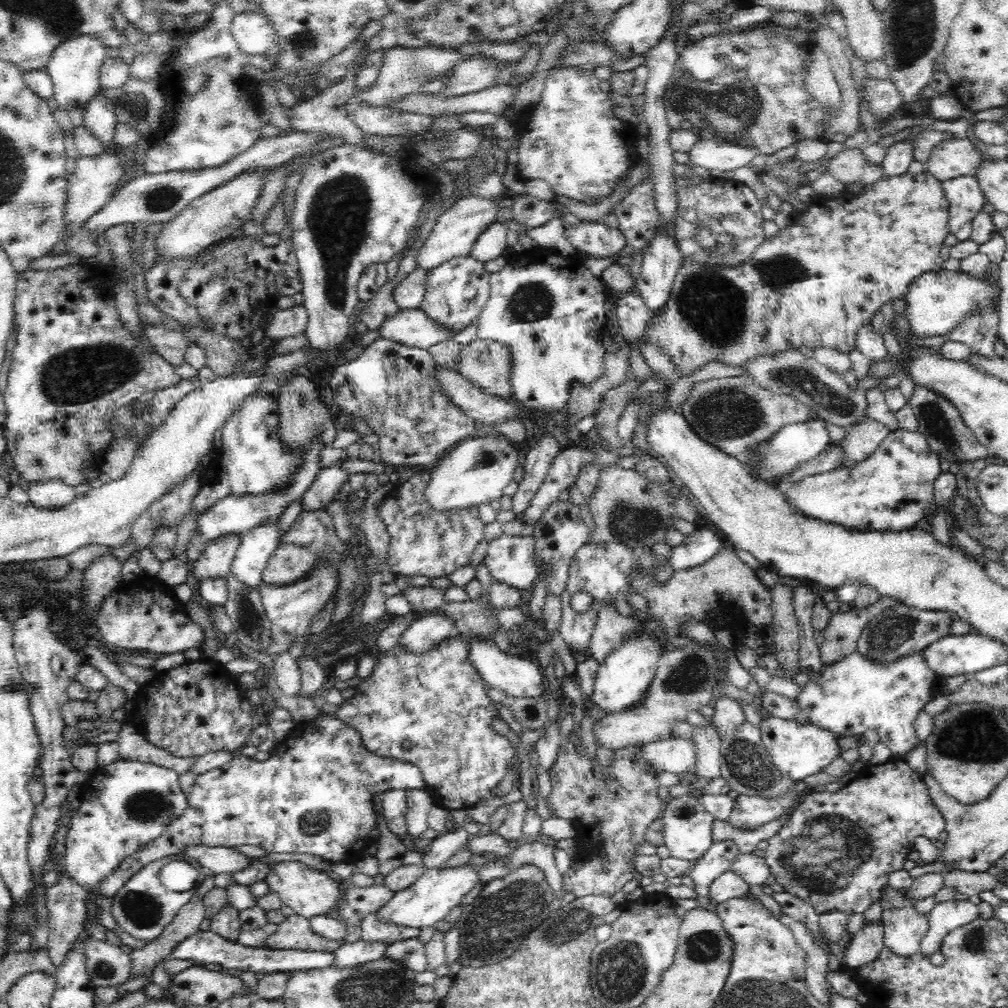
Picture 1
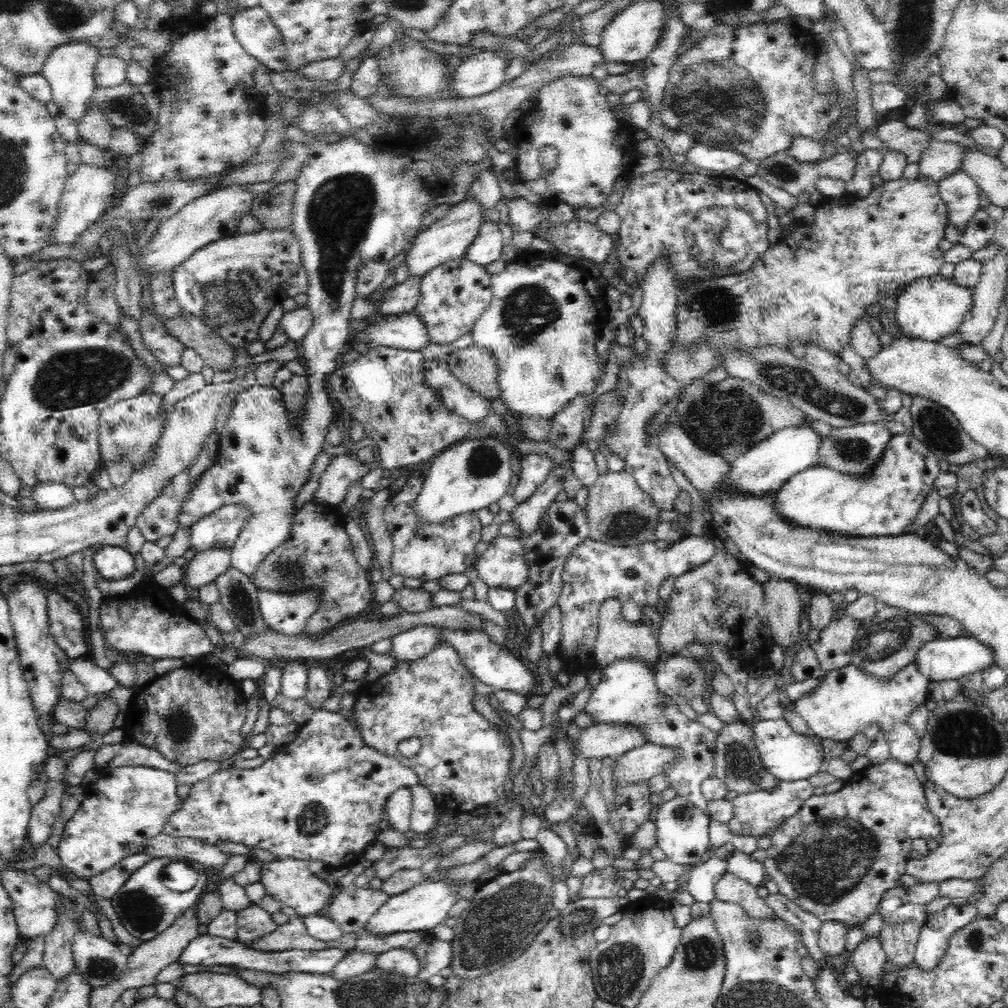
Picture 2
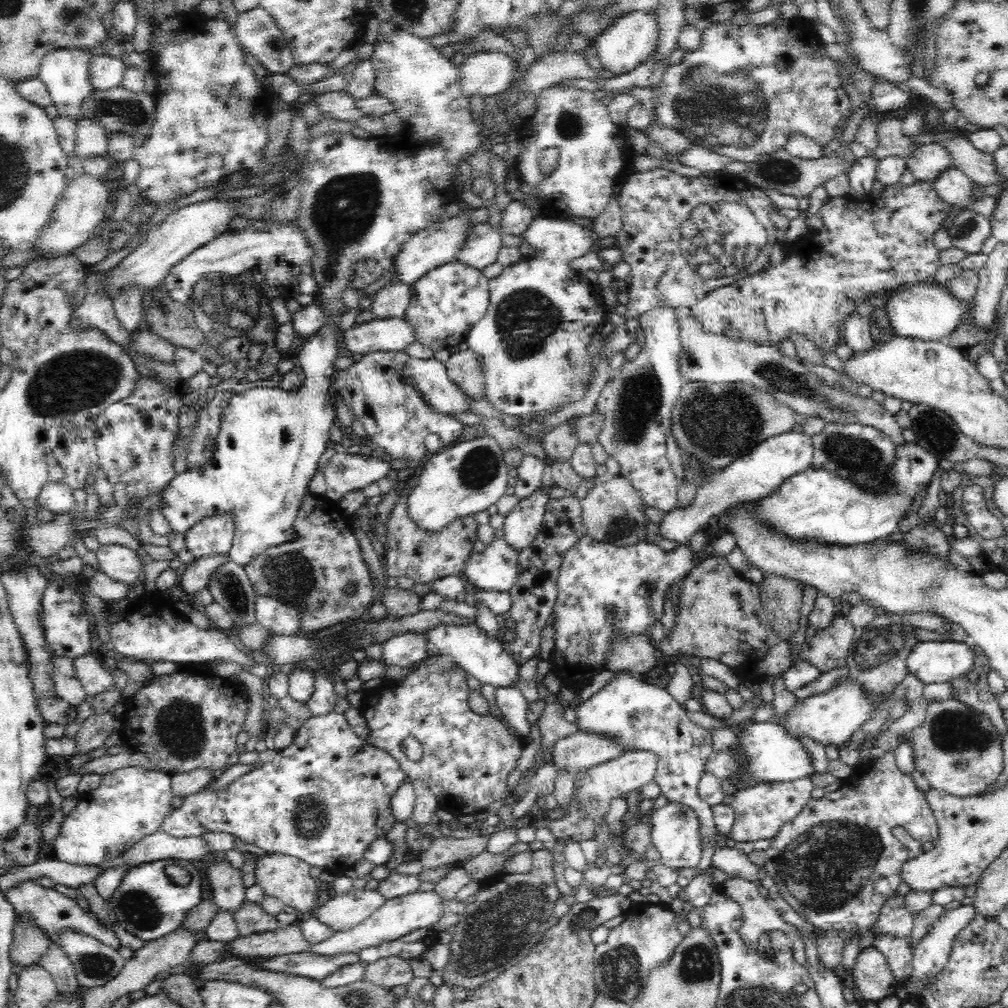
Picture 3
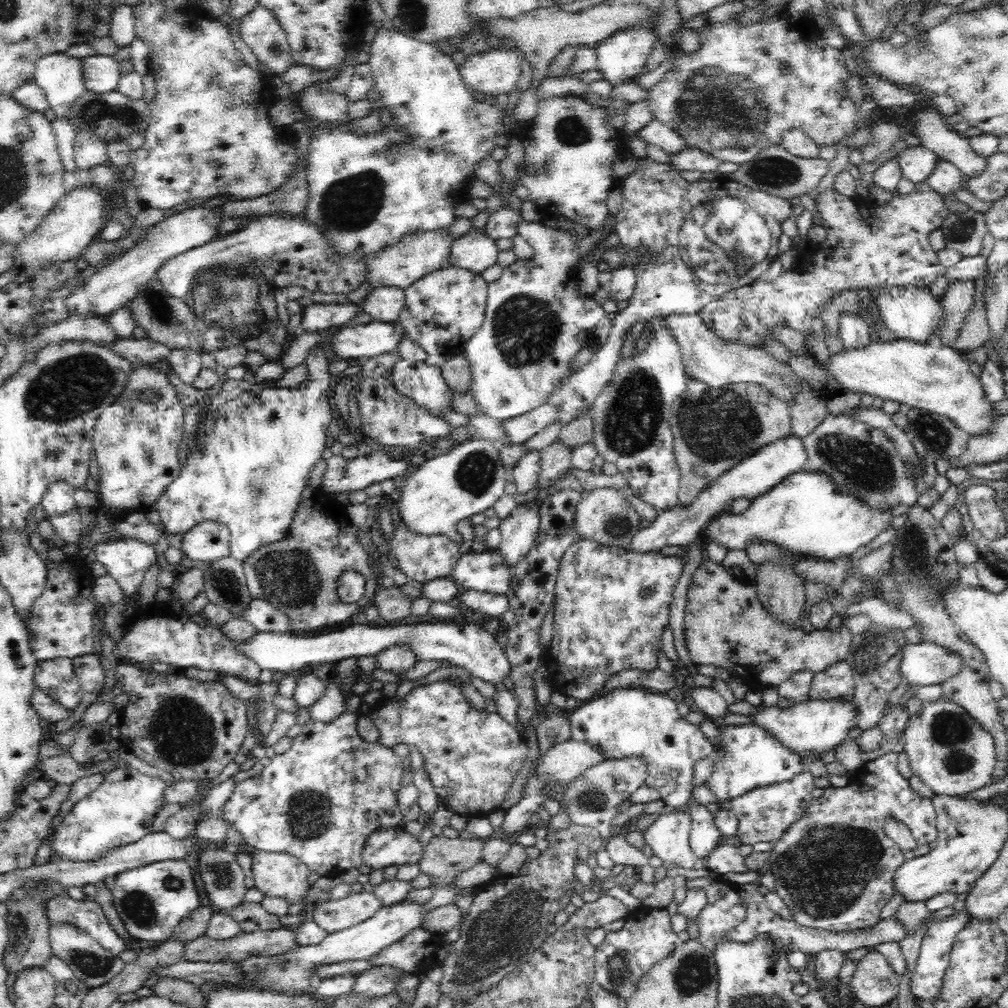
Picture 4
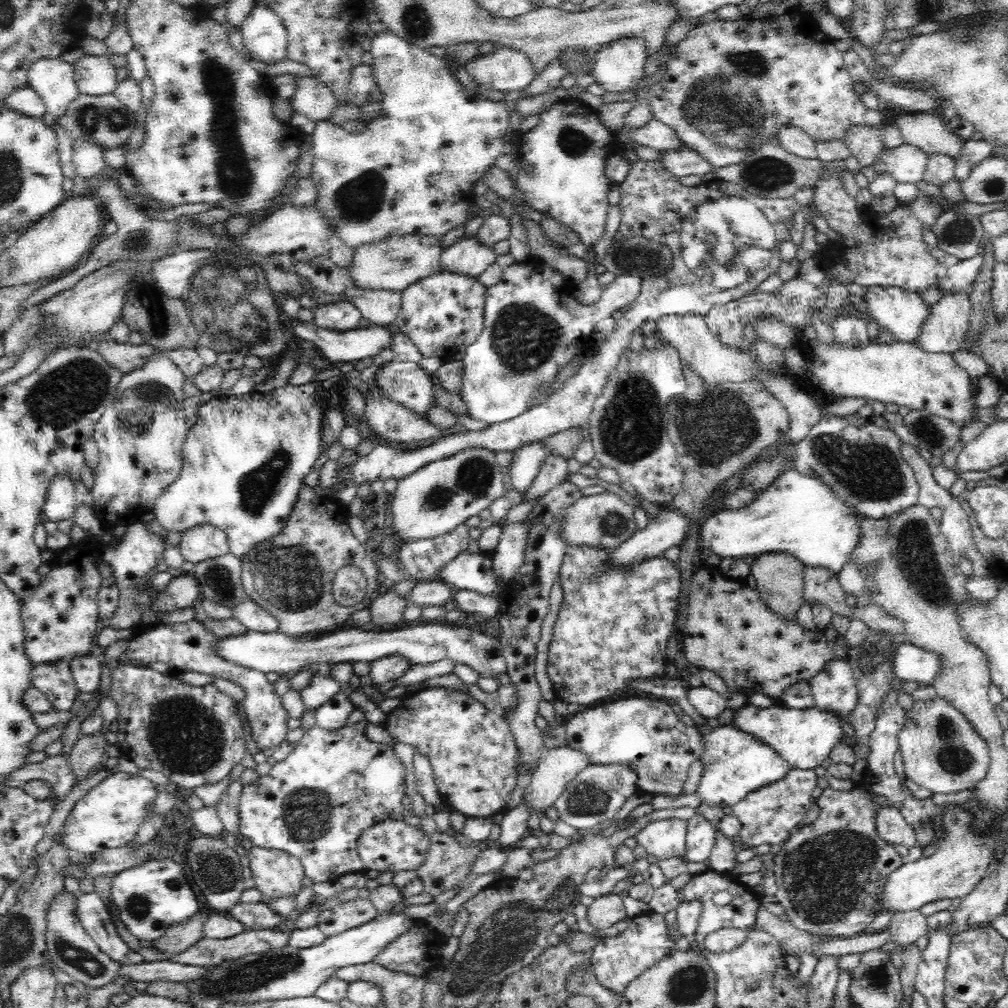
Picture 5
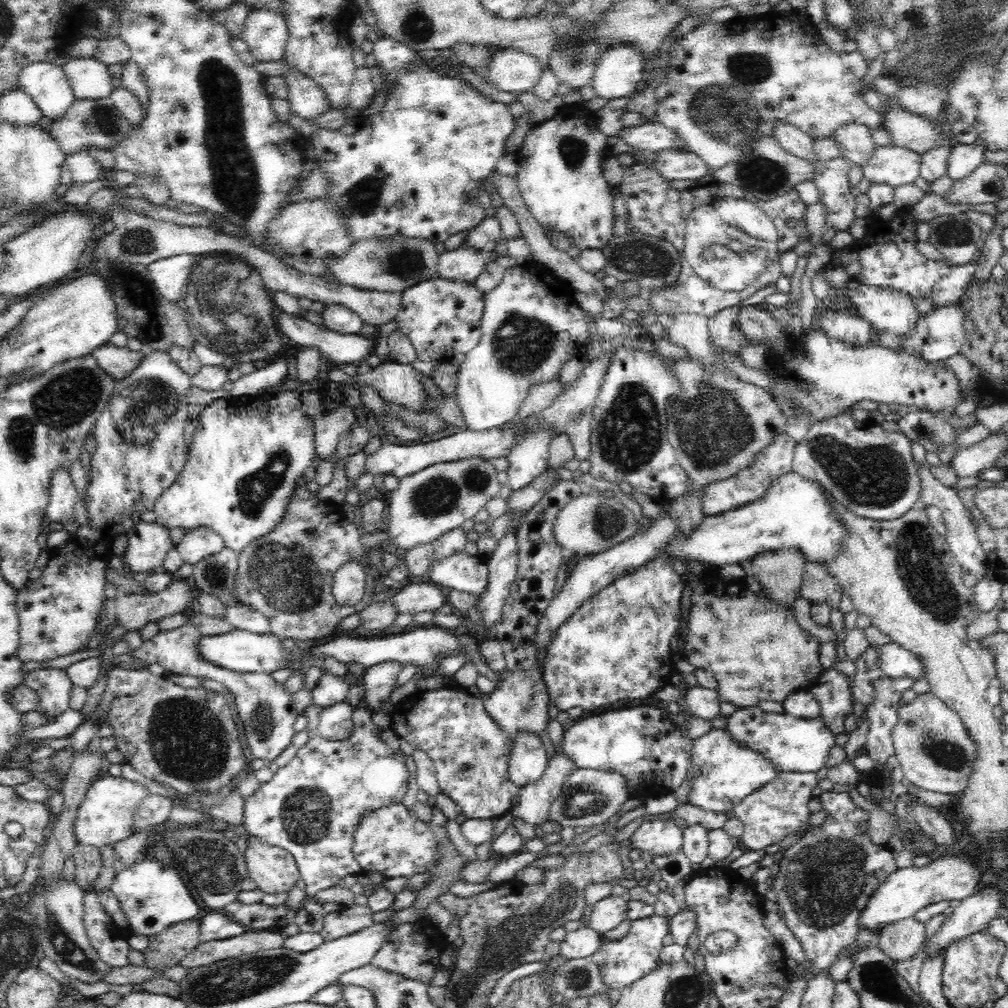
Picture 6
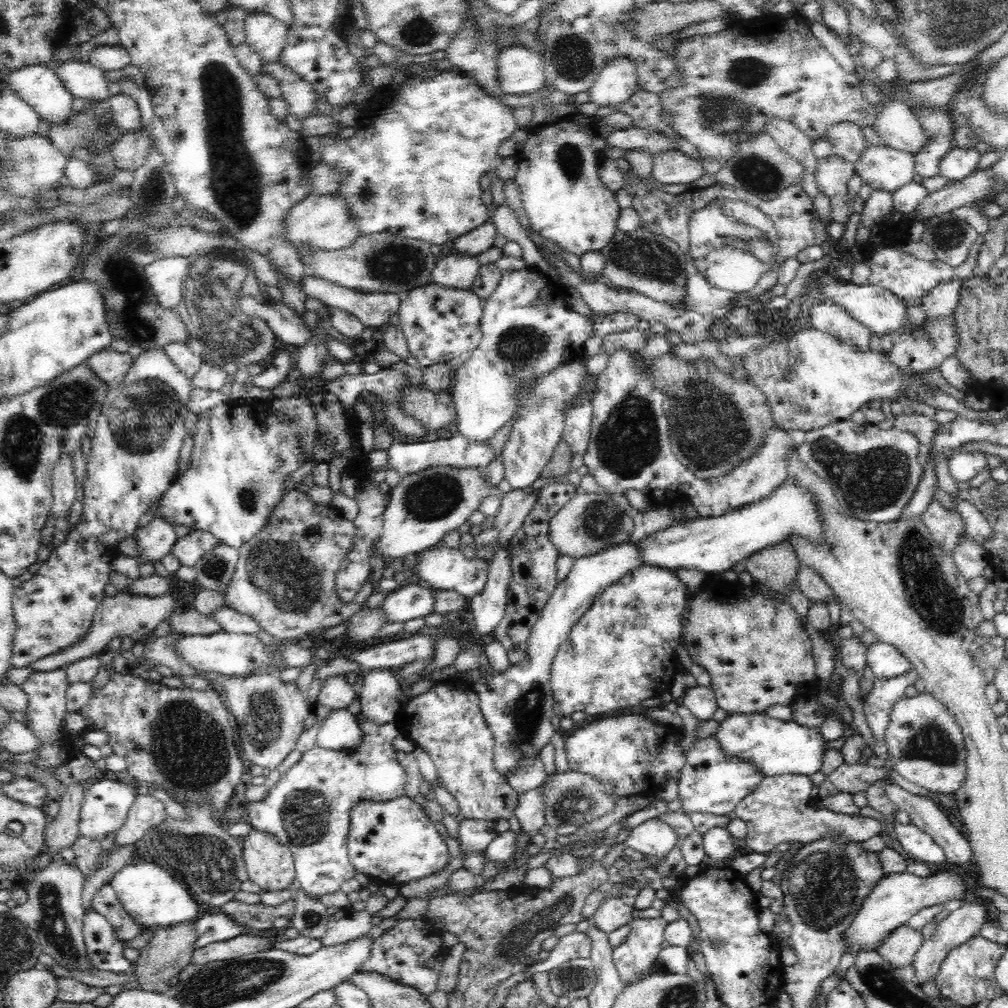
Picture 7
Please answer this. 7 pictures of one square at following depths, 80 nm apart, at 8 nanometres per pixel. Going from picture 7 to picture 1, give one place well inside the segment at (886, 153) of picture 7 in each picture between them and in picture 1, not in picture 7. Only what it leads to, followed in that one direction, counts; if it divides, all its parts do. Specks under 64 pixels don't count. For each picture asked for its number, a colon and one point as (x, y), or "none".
1: (956, 157)
2: (941, 159)
3: (926, 162)
4: (916, 162)
5: (905, 163)
6: (894, 165)

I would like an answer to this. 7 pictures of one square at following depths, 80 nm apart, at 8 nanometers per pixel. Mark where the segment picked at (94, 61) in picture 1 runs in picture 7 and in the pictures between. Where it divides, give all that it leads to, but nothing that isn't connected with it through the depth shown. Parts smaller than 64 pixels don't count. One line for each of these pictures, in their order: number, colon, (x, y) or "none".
2: (70, 69)
3: (66, 72)
4: (61, 77)
5: (53, 80)
6: (45, 82)
7: (39, 86)

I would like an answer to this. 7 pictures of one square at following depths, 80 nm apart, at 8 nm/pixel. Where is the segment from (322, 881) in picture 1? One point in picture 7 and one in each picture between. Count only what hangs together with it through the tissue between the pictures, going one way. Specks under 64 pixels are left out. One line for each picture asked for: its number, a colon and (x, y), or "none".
2: (289, 880)
3: (287, 878)
4: (277, 874)
5: (276, 874)
6: (274, 870)
7: (271, 865)

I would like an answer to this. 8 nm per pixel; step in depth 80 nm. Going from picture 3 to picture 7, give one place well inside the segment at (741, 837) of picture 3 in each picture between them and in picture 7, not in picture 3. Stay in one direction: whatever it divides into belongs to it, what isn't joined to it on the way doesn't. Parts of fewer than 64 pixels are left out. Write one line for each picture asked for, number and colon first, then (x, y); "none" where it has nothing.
4: (764, 813)
5: (768, 814)
6: (779, 808)
7: (779, 809)

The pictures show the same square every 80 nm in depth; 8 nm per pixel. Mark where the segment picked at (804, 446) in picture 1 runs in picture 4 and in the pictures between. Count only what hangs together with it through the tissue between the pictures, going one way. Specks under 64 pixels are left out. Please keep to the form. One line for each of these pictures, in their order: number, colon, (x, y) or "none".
2: (767, 465)
3: (755, 475)
4: (680, 526)

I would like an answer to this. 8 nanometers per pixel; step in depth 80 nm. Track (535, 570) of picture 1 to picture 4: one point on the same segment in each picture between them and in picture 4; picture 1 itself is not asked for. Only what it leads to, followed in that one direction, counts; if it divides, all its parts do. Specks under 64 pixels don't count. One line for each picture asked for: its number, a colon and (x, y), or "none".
2: (504, 565)
3: (496, 569)
4: (487, 572)

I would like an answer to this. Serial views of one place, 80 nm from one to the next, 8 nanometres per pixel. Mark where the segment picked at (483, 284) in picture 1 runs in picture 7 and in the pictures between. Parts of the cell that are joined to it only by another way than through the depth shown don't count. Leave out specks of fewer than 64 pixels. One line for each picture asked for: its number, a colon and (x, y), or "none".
2: (453, 296)
3: (445, 304)
4: (442, 310)
5: (442, 314)
6: (442, 318)
7: (442, 324)

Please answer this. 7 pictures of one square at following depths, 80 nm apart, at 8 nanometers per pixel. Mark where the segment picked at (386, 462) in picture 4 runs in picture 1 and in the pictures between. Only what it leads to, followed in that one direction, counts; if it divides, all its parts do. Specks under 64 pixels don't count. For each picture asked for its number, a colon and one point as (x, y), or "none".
1: (330, 482)
2: (343, 470)
3: (344, 472)

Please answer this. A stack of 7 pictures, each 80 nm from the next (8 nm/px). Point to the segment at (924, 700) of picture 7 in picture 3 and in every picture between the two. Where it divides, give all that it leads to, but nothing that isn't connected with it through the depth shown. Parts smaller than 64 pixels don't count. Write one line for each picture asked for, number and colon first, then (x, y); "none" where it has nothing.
3: (958, 751)
4: (949, 750)
5: (941, 751)
6: (932, 745)

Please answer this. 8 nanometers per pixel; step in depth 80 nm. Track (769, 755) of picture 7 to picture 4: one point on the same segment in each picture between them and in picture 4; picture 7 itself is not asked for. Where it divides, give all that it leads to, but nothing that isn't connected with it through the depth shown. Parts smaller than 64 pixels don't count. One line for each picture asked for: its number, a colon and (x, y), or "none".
4: (817, 726)
5: (804, 738)
6: (792, 744)

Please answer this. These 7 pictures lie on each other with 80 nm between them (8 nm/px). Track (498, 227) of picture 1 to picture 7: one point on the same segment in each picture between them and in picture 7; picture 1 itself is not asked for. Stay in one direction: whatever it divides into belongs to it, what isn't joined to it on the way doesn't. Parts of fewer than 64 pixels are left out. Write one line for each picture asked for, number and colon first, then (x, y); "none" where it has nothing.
2: (487, 246)
3: (482, 245)
4: (476, 250)
5: (467, 256)
6: (464, 264)
7: (456, 270)

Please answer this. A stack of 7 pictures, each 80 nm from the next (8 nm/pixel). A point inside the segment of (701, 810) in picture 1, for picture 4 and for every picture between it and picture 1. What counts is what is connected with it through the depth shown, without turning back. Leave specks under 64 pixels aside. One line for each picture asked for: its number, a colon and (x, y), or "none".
2: (683, 829)
3: (675, 828)
4: (668, 837)

